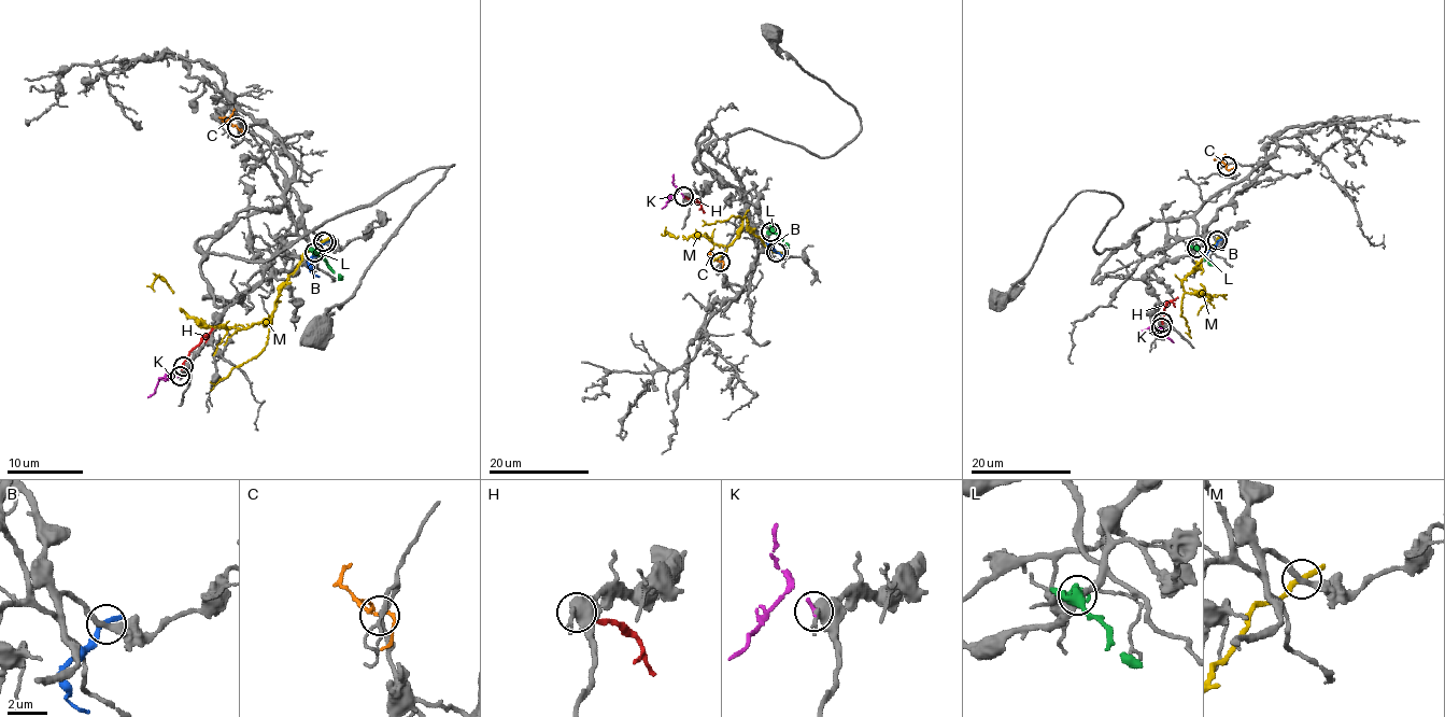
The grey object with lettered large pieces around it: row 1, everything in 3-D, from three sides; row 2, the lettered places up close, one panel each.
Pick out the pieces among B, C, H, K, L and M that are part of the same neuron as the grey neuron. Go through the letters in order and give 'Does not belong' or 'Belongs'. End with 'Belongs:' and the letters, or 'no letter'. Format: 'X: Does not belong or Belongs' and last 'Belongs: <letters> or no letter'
B: Does not belong
C: Does not belong
H: Does not belong
K: Belongs
L: Does not belong
M: Does not belong
Belongs: K

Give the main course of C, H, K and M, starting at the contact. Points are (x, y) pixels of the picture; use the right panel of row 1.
C: (1227, 166), (1213, 159)
H: (1162, 322), (1163, 308), (1178, 298)
K: (1161, 328), (1156, 328), (1162, 329), (1173, 341)
M: (1217, 241), (1183, 283), (1185, 291), (1207, 293), (1210, 297), (1201, 296), (1203, 269), (1200, 263), (1192, 273)

